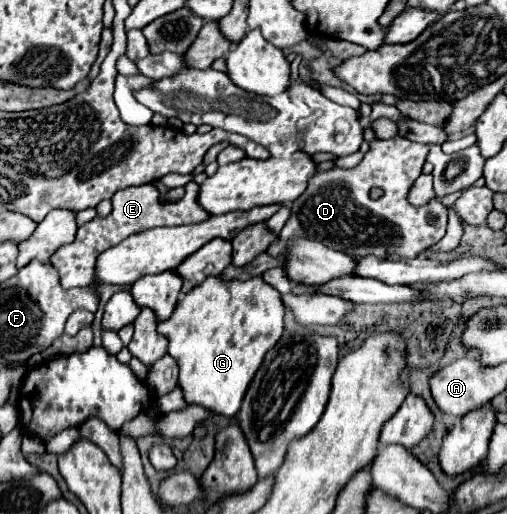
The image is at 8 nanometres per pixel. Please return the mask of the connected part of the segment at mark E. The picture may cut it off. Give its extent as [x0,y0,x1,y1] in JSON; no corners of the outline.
[50,182,208,288]

